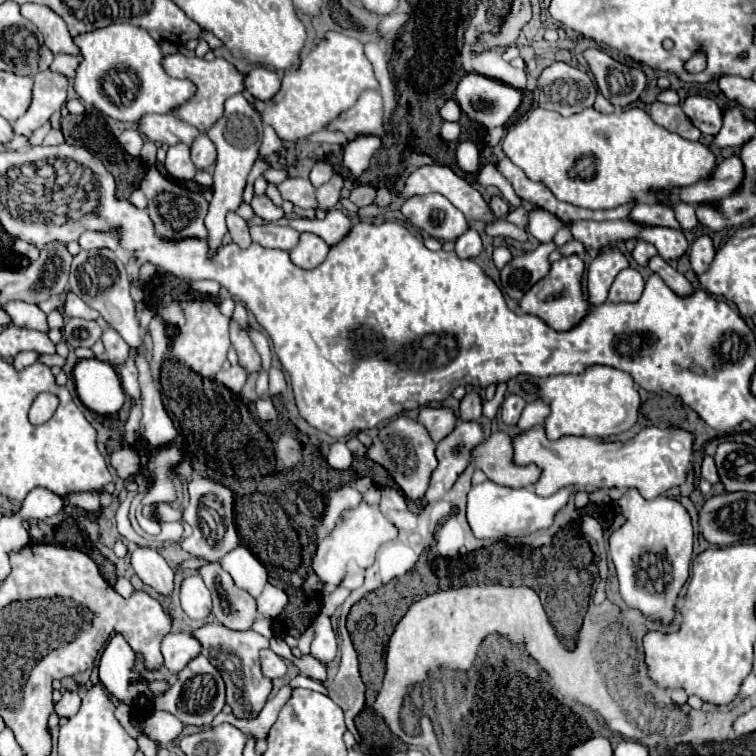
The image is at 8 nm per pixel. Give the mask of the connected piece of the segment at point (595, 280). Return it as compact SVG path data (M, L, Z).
M614 247L600 253L588 267L588 299L594 305L606 301L614 277L628 267L628 259Z

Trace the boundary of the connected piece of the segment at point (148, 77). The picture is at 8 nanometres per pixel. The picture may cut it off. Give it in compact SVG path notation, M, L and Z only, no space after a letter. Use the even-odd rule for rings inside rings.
M112 23L108 27L96 29L96 31L76 35L74 43L78 45L80 57L82 57L82 61L76 67L76 77L74 77L76 95L84 103L96 107L98 111L102 111L102 113L106 113L118 121L136 123L146 113L168 113L176 105L182 105L184 101L188 101L188 97L192 97L192 93L194 93L194 85L190 81L174 79L174 77L168 77L168 73L164 73L164 69L160 65L162 51L146 29L140 29L136 25L130 25L130 23ZM110 69L132 69L140 79L140 93L136 95L136 99L126 109L116 107L102 93L100 79Z

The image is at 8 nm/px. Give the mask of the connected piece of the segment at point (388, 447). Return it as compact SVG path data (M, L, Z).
M400 415L392 419L388 425L384 425L378 431L372 445L366 447L366 455L372 461L380 463L392 475L392 479L398 483L398 487L404 491L408 499L420 499L426 493L430 475L438 467L438 459L434 451L436 451L436 443L432 441L430 433L424 429L424 425L406 415Z

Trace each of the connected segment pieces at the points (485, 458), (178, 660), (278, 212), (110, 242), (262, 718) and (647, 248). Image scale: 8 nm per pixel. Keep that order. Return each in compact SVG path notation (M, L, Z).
M492 433L474 449L472 463L486 473L486 477L506 487L526 487L536 481L540 471L534 465L512 465L512 439L506 433Z
M168 633L162 639L160 649L164 657L164 671L174 675L200 653L200 643L190 633Z
M254 195L250 205L252 205L254 213L256 213L258 217L266 219L266 221L278 221L278 219L284 215L284 213L282 213L282 207L274 205L274 203L268 199L268 195Z
M84 233L80 239L78 239L80 247L84 251L90 251L90 249L98 249L98 247L108 247L108 249L118 249L116 245L116 237L112 237L112 233Z
M284 685L280 691L278 691L278 695L274 697L274 699L270 699L266 705L264 705L264 709L254 717L254 719L240 719L240 717L236 717L236 715L228 715L228 723L232 723L234 727L238 727L242 733L246 733L246 735L252 735L252 737L256 737L256 739L266 739L266 735L268 735L268 731L270 731L270 727L272 727L272 723L276 721L276 717L278 717L278 711L280 711L280 707L284 705L284 701L288 701L288 697L290 697L290 687L288 685Z
M638 241L638 243L636 243L636 247L634 247L634 251L632 251L632 259L634 259L638 265L646 267L646 265L648 265L648 261L650 261L656 253L658 253L658 251L656 251L656 247L654 247L652 243Z

